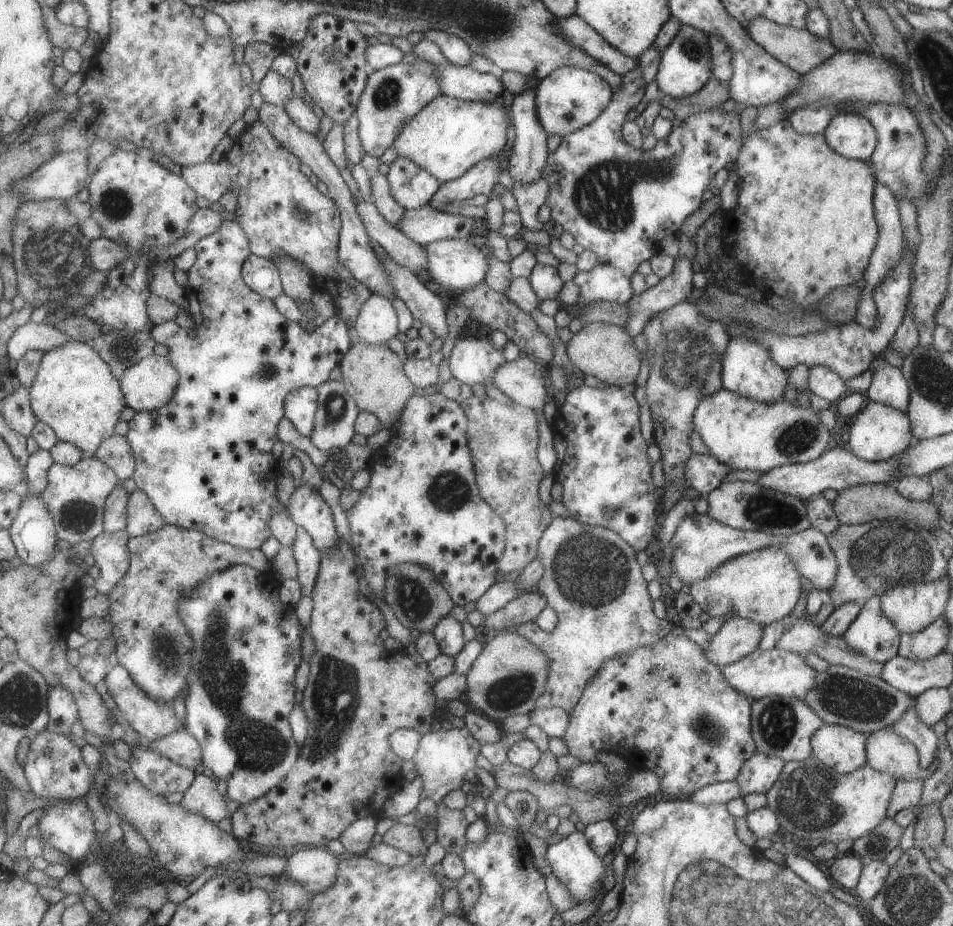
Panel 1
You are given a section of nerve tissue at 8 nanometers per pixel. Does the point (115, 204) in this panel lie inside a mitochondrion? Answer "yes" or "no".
yes

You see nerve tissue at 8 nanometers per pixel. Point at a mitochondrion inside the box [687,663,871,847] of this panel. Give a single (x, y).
(810, 798)

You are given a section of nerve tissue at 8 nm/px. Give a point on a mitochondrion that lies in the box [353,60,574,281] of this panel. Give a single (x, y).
(386, 95)

